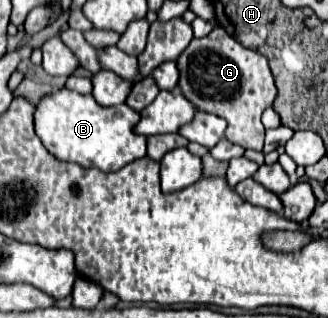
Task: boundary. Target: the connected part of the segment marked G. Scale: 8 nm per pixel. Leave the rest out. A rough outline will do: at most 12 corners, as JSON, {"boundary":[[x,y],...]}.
{"boundary":[[221,25],[177,59],[181,93],[263,149],[277,87]]}

